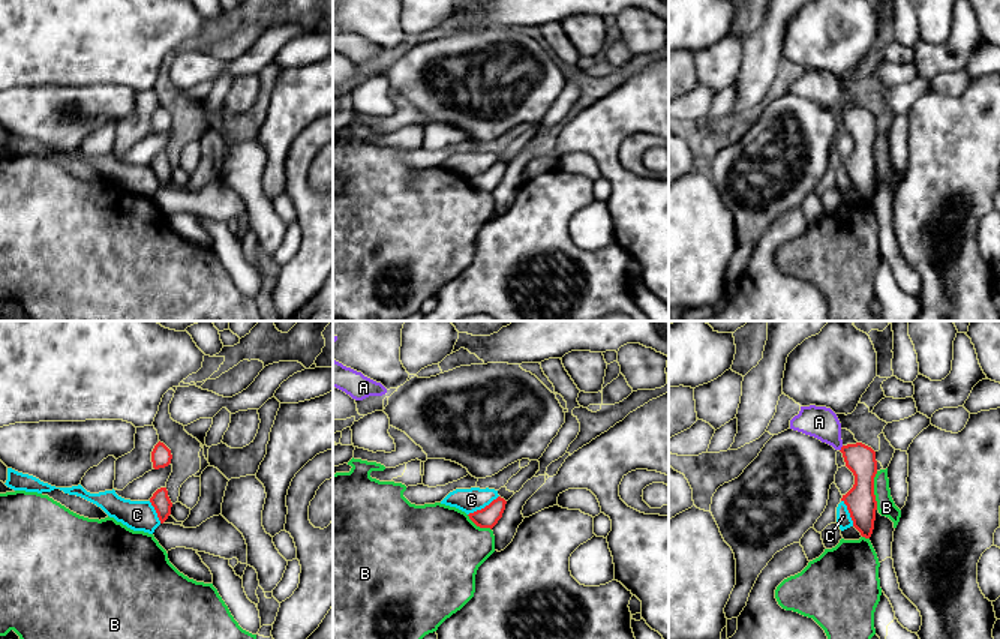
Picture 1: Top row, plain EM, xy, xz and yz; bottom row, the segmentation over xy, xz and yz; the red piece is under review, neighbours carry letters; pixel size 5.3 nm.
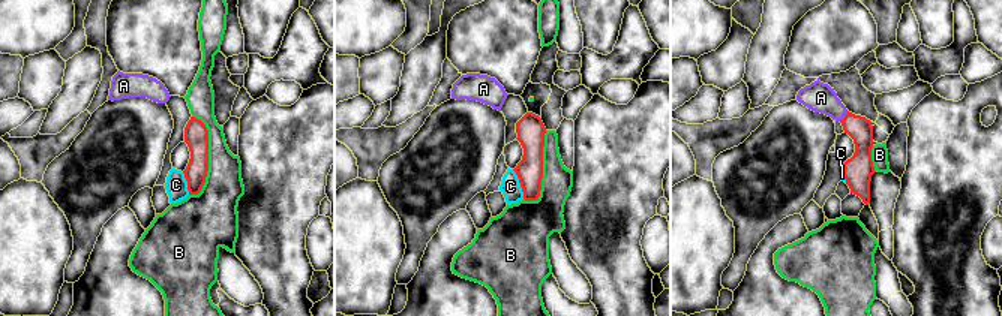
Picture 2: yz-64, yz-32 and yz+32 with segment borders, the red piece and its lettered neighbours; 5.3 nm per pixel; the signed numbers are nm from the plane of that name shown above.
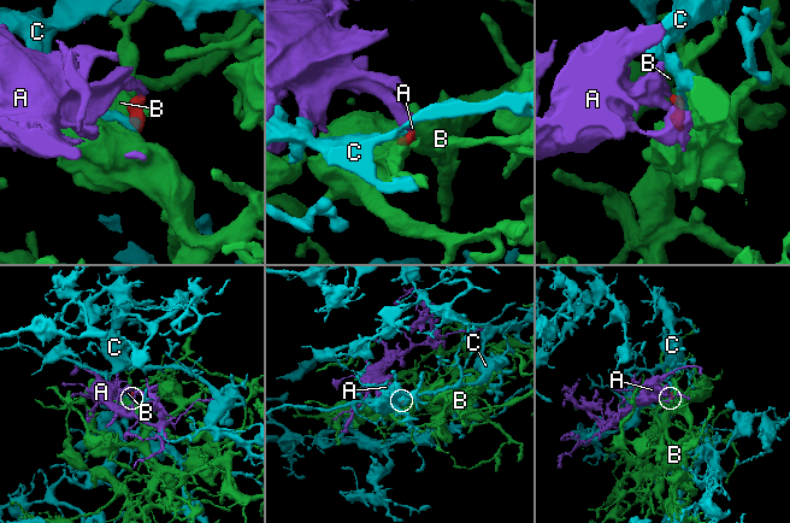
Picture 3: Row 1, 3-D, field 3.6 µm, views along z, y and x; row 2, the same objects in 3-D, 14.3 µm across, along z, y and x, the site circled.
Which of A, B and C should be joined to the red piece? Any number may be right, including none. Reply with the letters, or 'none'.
A

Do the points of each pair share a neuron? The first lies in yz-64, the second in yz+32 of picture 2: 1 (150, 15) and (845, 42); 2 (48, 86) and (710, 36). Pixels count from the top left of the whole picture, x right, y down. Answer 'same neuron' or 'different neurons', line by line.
1: same neuron
2: different neurons

